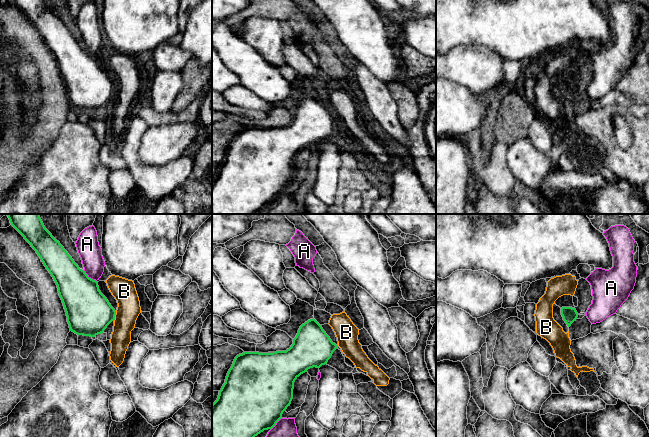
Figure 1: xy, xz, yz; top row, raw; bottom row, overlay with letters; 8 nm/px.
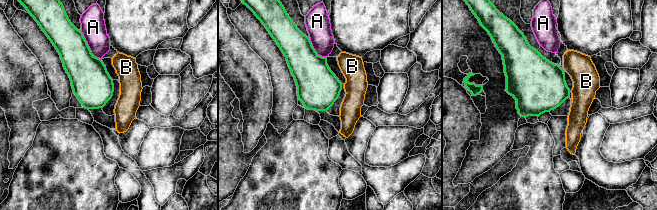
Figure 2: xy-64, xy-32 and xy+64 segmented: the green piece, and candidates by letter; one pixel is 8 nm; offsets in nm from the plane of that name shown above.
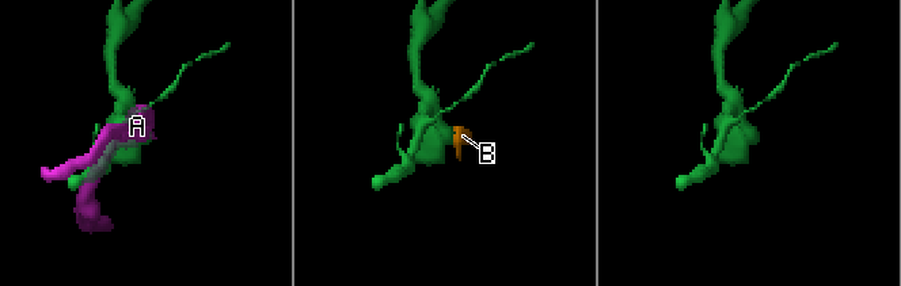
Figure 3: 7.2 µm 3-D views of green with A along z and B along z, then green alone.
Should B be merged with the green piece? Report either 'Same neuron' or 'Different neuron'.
Different neuron

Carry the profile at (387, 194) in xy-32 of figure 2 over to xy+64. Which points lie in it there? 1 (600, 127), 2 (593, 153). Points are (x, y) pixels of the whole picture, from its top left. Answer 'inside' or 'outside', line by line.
1: inside
2: inside

